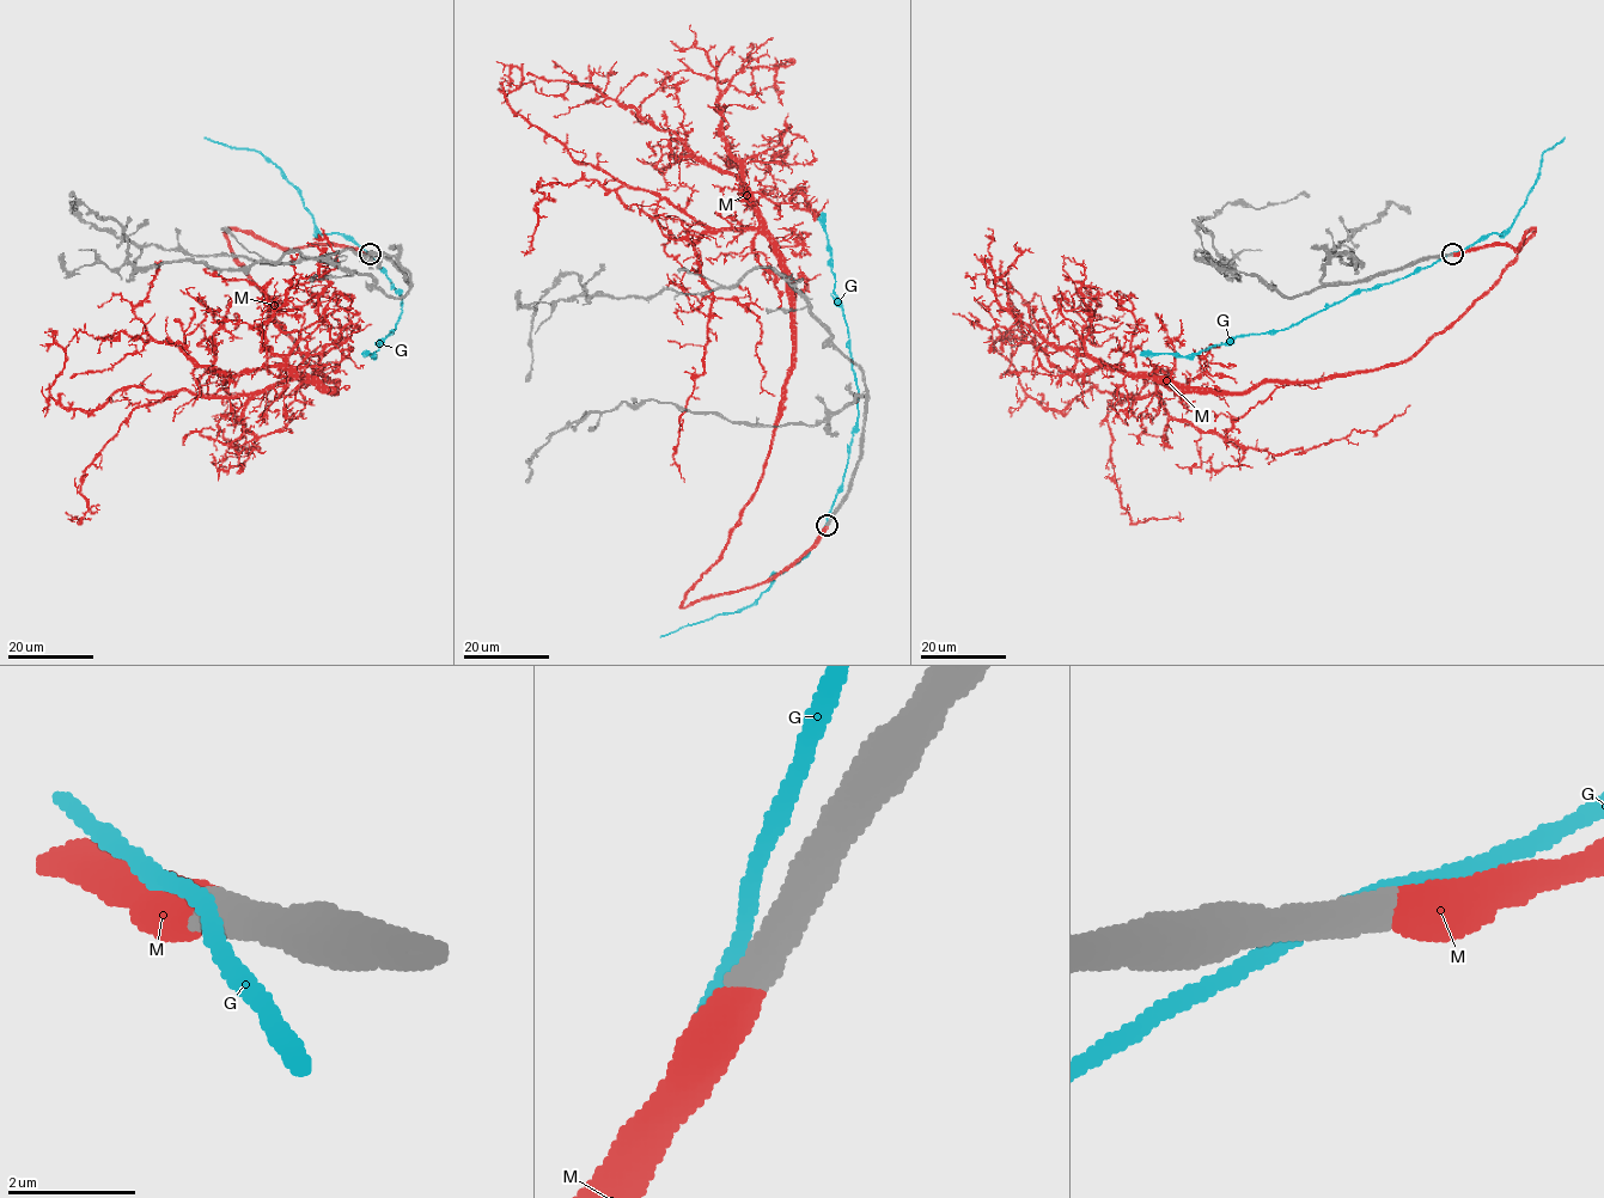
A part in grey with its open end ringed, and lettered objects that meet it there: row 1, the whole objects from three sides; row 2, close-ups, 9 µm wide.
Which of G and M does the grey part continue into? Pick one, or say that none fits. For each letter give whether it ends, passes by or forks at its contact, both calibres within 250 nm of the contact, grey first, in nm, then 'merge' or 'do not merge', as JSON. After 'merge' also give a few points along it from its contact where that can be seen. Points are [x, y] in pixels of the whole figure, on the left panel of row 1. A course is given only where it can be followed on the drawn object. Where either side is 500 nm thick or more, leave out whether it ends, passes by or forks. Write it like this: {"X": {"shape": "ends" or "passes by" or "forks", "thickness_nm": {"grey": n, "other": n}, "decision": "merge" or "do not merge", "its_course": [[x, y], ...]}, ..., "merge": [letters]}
{"G": {"thickness_nm": {"grey": 600, "other": 240}, "decision": "do not merge"}, "M": {"thickness_nm": {"grey": 550, "other": 600}, "decision": "merge", "its_course": [[371, 254], [224, 231], [336, 391], [134, 386], [66, 409], [49, 391], [66, 353], [44, 331]]}, "merge": ["M"]}

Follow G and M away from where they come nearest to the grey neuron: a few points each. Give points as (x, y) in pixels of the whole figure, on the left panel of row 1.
G: (370, 254), (400, 293), (401, 313), (395, 329), (378, 346), (374, 356), (366, 355)
M: (371, 254), (224, 231), (336, 391), (134, 386), (66, 409), (49, 391), (66, 353), (44, 331)

